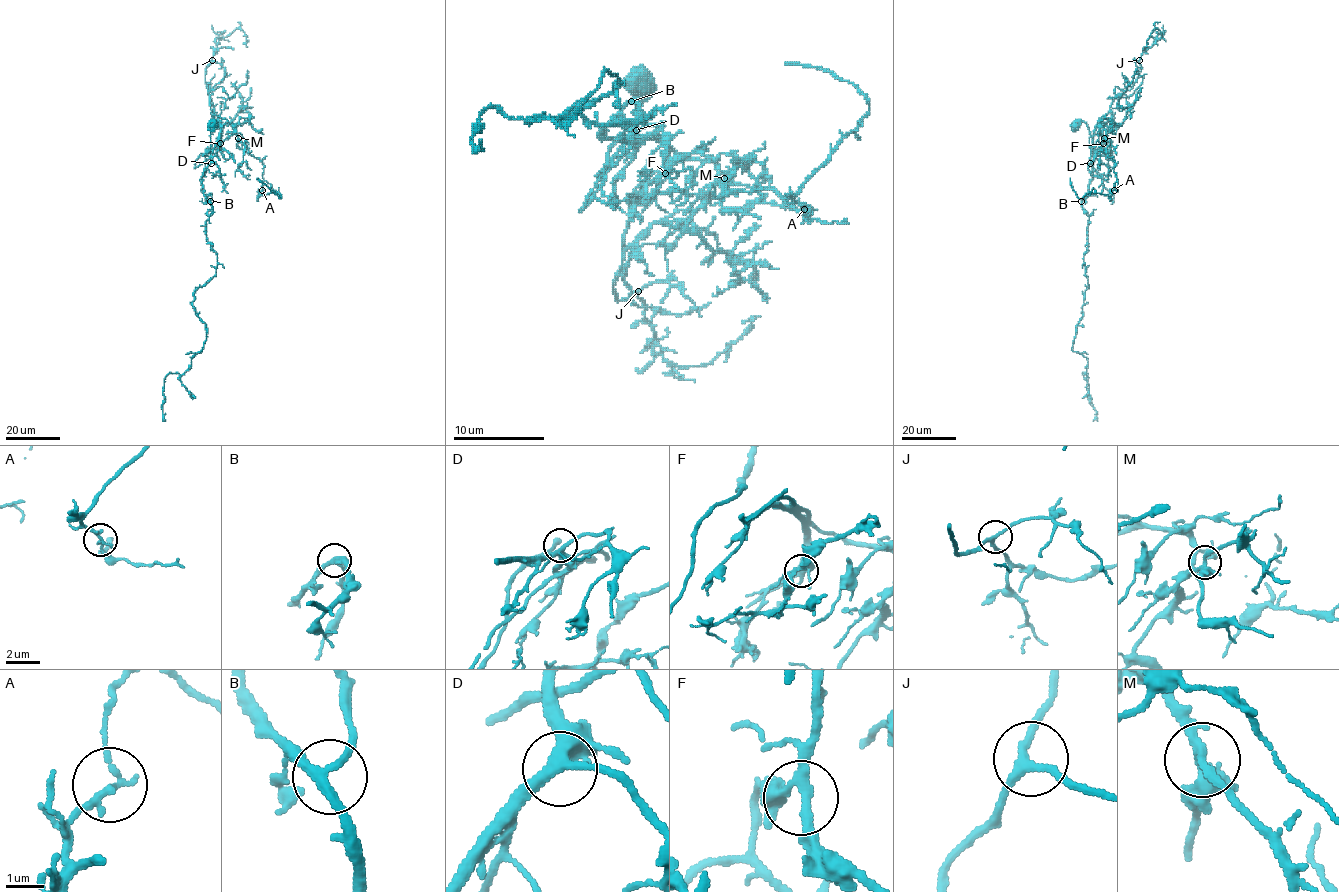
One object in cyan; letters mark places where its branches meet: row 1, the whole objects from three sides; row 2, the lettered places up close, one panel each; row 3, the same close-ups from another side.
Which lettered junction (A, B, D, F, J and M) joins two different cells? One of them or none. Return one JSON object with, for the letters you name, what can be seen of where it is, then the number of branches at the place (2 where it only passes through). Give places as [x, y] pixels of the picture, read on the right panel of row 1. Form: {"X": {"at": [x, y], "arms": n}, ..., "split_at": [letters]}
{"A": {"at": [1114, 190], "arms": 2}, "split_at": ["A"]}

